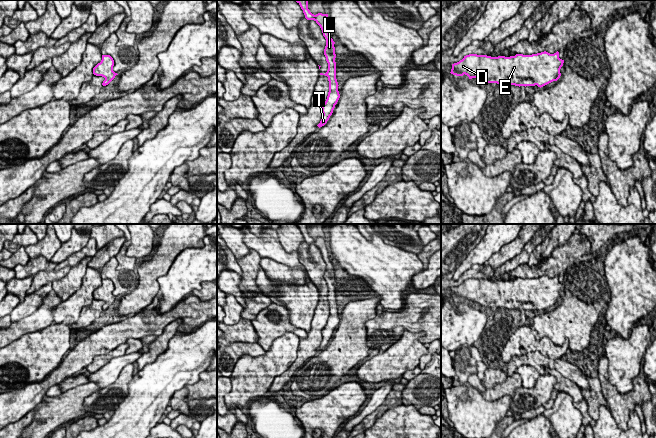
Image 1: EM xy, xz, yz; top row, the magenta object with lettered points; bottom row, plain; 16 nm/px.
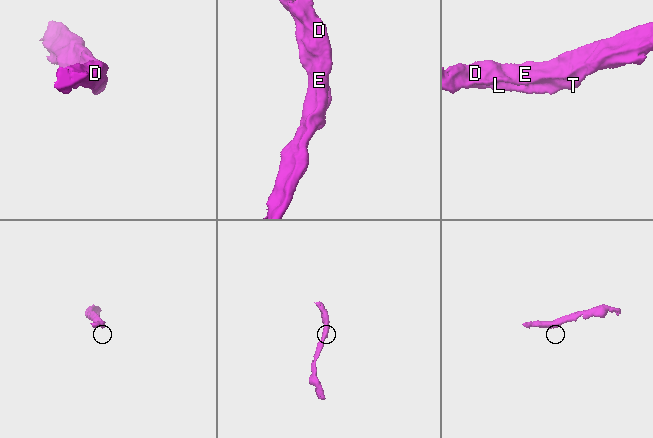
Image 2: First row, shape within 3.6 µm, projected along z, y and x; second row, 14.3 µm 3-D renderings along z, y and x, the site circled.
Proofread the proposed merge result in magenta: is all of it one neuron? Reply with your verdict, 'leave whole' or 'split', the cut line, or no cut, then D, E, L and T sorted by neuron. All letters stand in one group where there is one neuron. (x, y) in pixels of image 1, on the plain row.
leave whole; cut none; groups D E L T

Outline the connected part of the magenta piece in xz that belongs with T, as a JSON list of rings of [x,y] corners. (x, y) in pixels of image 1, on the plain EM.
[[[295,224],[303,234],[305,242],[307,244],[314,244],[321,252],[323,260],[326,263],[326,270],[324,273],[324,279],[328,287],[328,294],[325,298],[320,297],[320,299],[325,299],[328,301],[329,305],[329,316],[325,327],[322,330],[322,343],[317,349],[319,352],[324,350],[329,344],[333,337],[335,329],[337,328],[340,318],[338,315],[338,306],[336,303],[336,278],[335,278],[335,266],[329,259],[329,248],[328,248],[328,238],[318,237],[316,239],[312,238],[308,233],[308,224]]]

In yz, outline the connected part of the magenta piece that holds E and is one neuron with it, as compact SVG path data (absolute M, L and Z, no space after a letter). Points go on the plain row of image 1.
M544 275L510 281L469 278L452 288L450 297L456 300L465 298L469 303L476 302L481 307L503 307L519 311L537 309L541 312L560 302L563 287L558 275L554 278Z

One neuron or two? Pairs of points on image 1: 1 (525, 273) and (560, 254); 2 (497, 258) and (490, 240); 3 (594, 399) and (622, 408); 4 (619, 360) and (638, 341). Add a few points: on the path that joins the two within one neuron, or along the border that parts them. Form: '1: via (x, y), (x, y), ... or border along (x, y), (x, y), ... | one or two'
1: via (534, 271), (541, 270), (551, 263) | one
2: border along (514, 238), (483, 264) | two
3: border along (599, 382), (601, 393), (610, 409) | two
4: via (624, 355), (633, 346) | one

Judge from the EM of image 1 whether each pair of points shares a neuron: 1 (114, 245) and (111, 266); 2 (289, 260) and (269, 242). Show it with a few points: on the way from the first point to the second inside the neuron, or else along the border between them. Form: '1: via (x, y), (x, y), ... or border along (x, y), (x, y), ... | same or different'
1: border along (115, 256), (100, 270) | different
2: via (284, 257), (274, 247) | same

